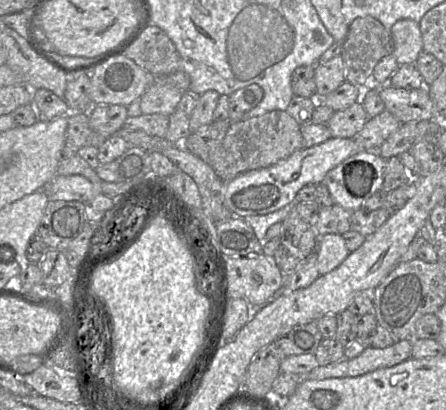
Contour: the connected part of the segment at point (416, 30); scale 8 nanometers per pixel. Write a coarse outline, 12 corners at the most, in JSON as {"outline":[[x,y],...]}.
{"outline":[[401,19],[391,28],[392,55],[414,65],[423,51],[420,25]]}

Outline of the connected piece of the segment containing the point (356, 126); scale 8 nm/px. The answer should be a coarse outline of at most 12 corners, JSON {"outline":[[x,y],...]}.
{"outline":[[361,102],[334,112],[332,137],[354,138],[368,122]]}

